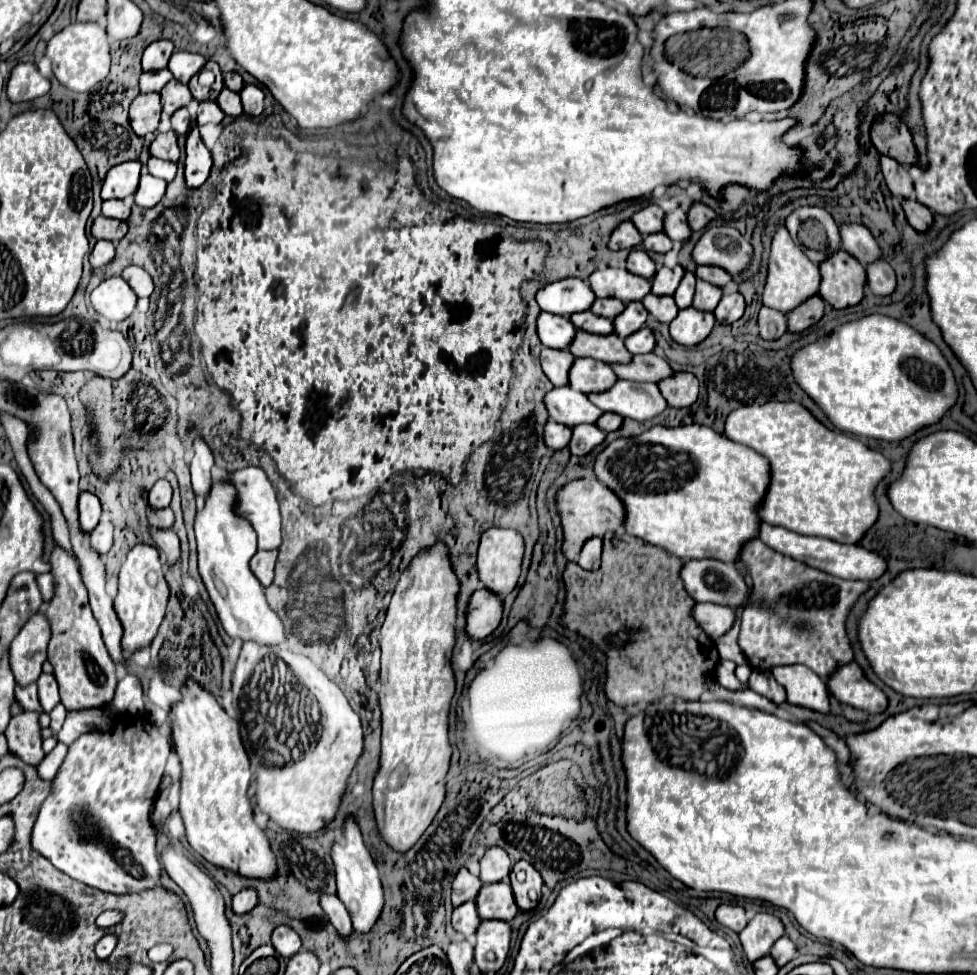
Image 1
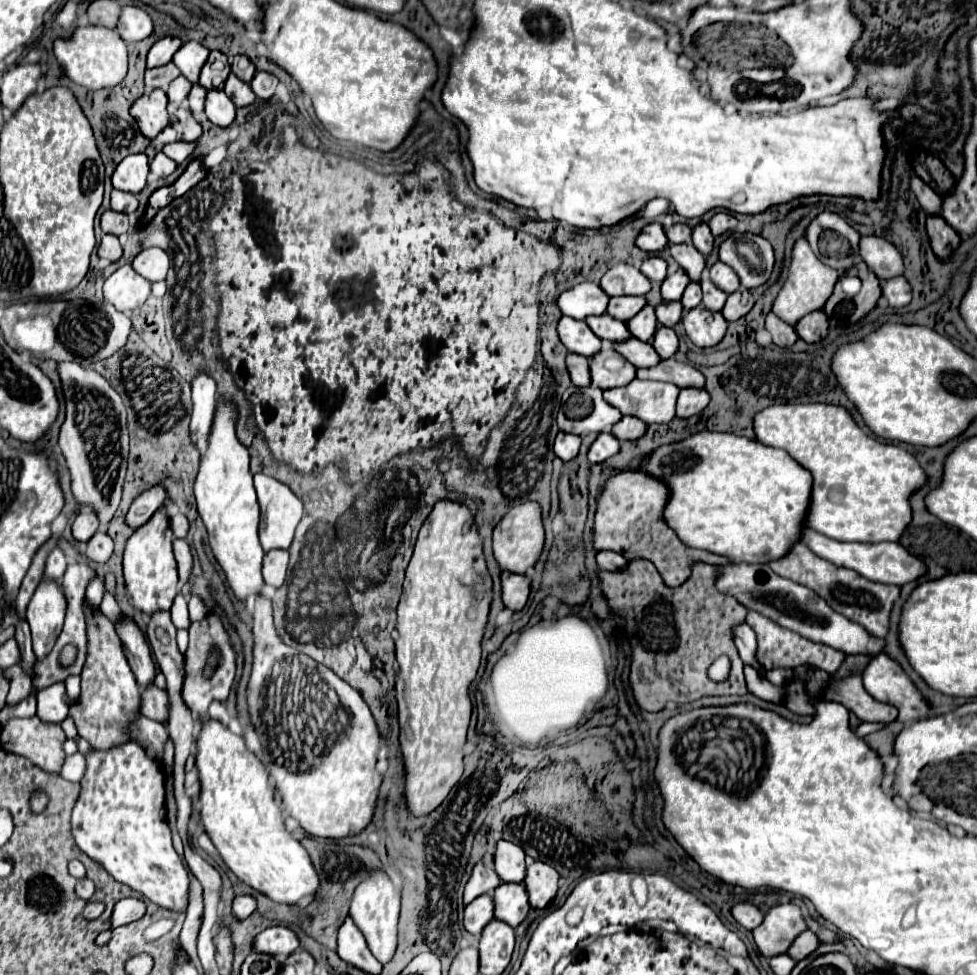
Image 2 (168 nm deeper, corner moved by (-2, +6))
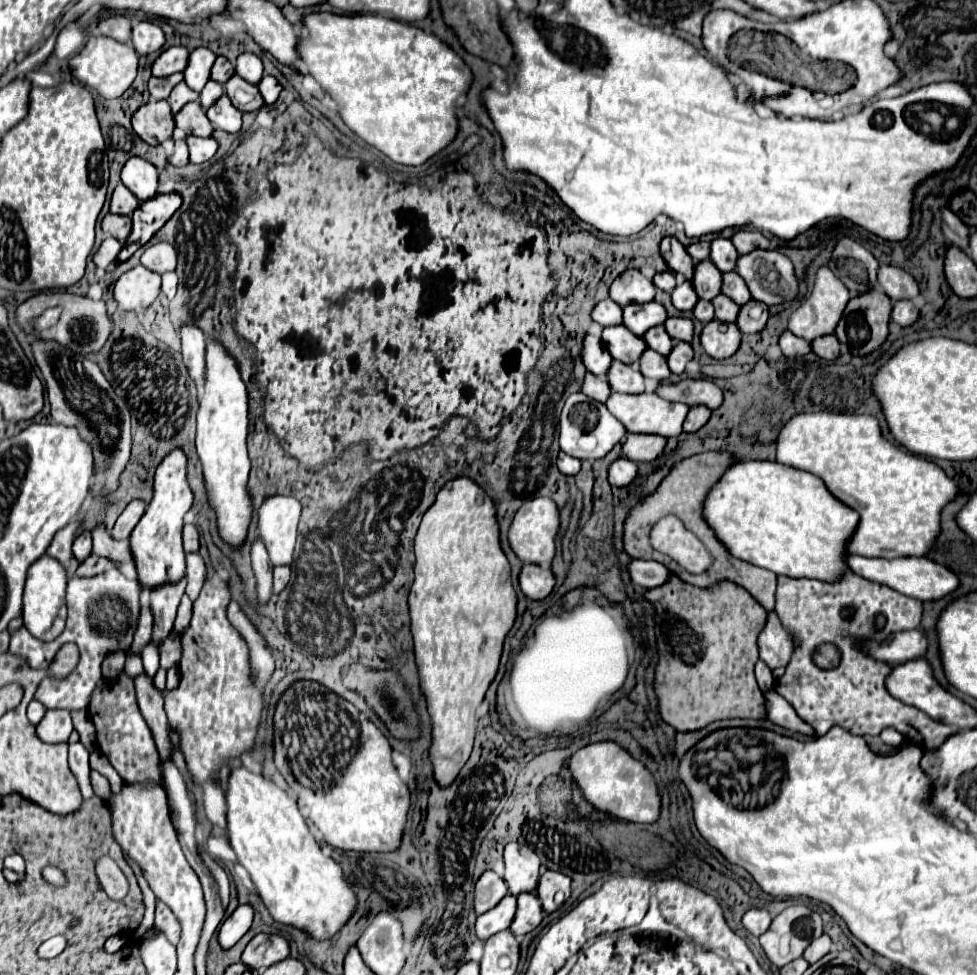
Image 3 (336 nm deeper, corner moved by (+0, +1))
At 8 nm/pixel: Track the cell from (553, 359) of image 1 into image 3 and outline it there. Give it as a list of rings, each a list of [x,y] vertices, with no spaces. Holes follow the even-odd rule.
[[[586,373],[580,391],[582,391],[584,395],[588,395],[590,399],[596,399],[596,401],[604,403],[604,401],[608,399],[608,395],[610,395],[610,385],[608,385],[608,381],[606,381],[604,377]]]

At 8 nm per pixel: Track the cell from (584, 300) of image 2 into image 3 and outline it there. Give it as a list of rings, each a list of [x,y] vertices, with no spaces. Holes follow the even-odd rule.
[[[604,299],[602,303],[596,303],[596,307],[592,307],[590,315],[592,315],[592,321],[596,321],[602,327],[622,323],[622,307],[616,305],[612,299]]]

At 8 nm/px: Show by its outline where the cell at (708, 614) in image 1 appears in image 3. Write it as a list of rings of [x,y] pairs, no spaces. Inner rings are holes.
[[[762,659],[756,661],[756,665],[754,665],[754,673],[756,673],[756,681],[758,681],[758,685],[760,685],[762,691],[766,691],[766,689],[770,689],[770,687],[774,685],[772,671],[768,669],[768,665],[766,665]]]

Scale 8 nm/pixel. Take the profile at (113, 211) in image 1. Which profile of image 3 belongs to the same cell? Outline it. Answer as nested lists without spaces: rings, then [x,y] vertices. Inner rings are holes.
[[[118,183],[114,193],[112,193],[112,201],[110,201],[110,213],[116,215],[132,215],[138,209],[140,201],[122,185]]]

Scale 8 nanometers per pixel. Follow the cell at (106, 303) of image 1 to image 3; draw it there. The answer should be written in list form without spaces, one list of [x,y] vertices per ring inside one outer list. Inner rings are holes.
[[[138,265],[124,275],[114,285],[114,301],[122,311],[142,311],[158,297],[160,275]]]

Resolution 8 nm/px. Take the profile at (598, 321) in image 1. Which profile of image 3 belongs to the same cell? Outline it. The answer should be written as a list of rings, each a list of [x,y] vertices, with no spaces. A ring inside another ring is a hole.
[[[612,325],[602,329],[602,341],[606,343],[612,359],[618,359],[622,363],[636,363],[642,351],[646,349],[646,343],[642,337],[632,335],[624,325]]]

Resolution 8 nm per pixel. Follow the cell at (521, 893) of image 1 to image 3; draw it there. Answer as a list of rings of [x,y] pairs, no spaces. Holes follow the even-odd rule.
[[[546,871],[544,875],[540,875],[536,895],[546,913],[556,911],[570,897],[570,877],[564,873]]]

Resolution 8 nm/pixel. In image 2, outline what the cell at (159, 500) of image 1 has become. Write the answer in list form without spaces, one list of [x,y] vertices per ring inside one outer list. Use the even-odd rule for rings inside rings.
[[[154,486],[146,492],[142,492],[138,498],[134,498],[134,502],[130,504],[124,522],[130,528],[142,526],[142,522],[148,522],[150,514],[154,514],[154,510],[158,510],[158,506],[162,506],[166,502],[166,492],[162,486]]]

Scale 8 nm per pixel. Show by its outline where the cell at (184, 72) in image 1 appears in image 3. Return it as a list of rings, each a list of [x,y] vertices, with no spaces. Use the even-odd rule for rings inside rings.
[[[198,47],[188,57],[188,67],[184,69],[184,81],[192,91],[202,91],[206,81],[210,79],[210,67],[214,65],[216,55],[206,49]]]

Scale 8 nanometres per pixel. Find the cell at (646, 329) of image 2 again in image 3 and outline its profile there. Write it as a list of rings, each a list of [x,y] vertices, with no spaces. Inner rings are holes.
[[[660,325],[660,327],[650,327],[650,329],[644,333],[644,341],[648,343],[650,349],[658,351],[660,355],[668,355],[670,349],[672,349],[672,339],[670,339],[670,335],[666,333],[664,325]]]

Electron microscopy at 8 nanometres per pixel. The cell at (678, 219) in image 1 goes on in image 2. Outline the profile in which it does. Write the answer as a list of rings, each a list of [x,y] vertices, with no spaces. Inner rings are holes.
[[[698,224],[692,230],[692,244],[696,246],[696,250],[700,250],[704,256],[708,256],[714,250],[714,236],[708,228],[708,224]]]

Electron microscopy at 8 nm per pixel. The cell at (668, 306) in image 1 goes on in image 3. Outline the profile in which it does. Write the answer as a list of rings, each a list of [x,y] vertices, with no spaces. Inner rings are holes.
[[[668,317],[664,321],[664,329],[676,341],[690,341],[692,339],[692,321],[686,317]]]

